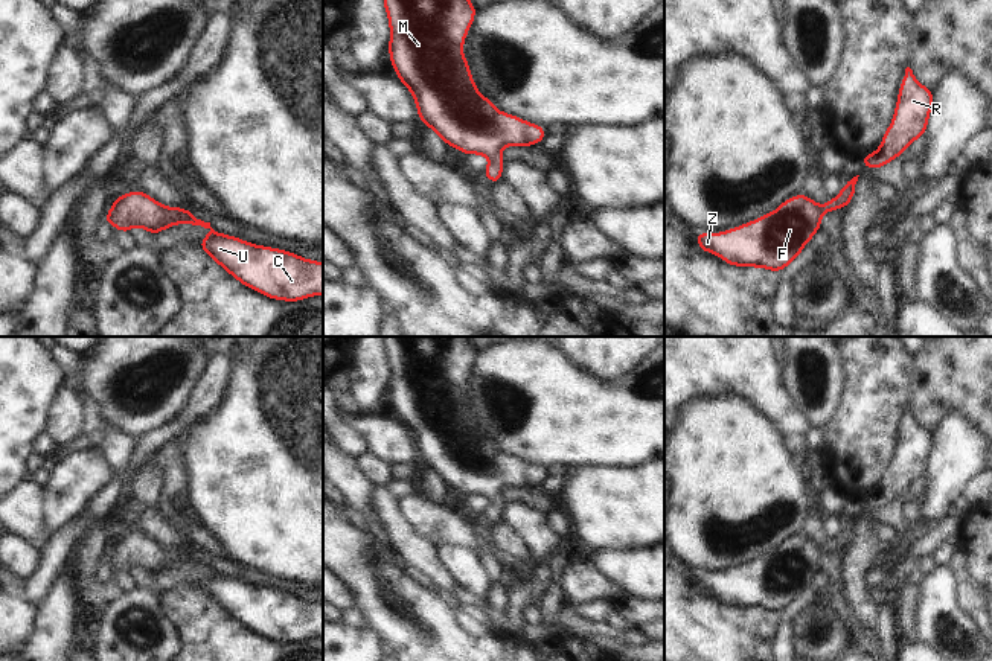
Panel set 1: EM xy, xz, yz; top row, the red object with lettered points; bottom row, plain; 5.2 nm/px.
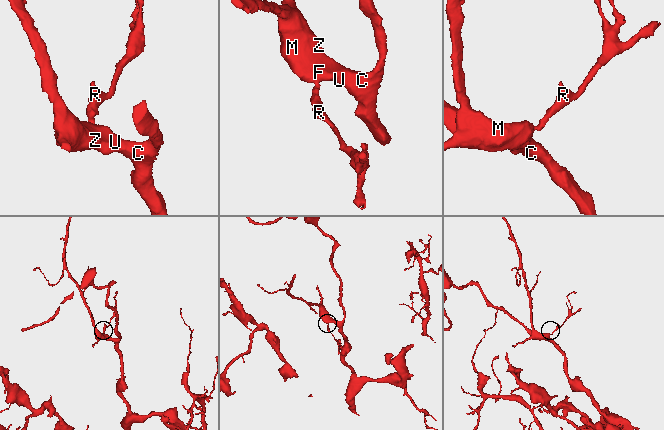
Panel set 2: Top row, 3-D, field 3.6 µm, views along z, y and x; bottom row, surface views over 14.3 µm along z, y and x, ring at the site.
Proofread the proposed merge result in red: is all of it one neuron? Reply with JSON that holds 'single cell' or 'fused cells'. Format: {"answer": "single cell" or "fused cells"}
{"answer": "single cell"}

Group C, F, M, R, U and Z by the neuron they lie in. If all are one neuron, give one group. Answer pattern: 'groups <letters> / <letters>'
groups C F M R U Z

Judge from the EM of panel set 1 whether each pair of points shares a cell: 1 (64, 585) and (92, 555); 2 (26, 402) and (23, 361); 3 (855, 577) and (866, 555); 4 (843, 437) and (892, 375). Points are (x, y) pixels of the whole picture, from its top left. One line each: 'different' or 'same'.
1: different
2: same
3: same
4: same

